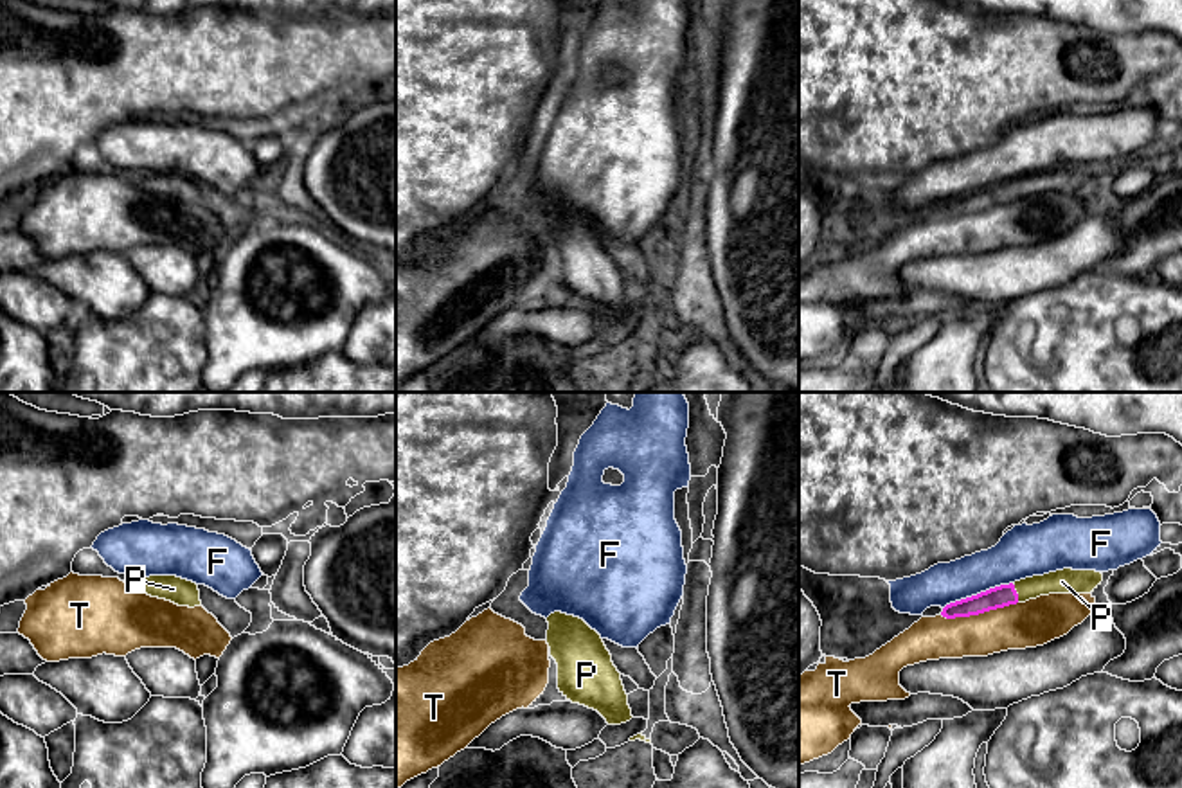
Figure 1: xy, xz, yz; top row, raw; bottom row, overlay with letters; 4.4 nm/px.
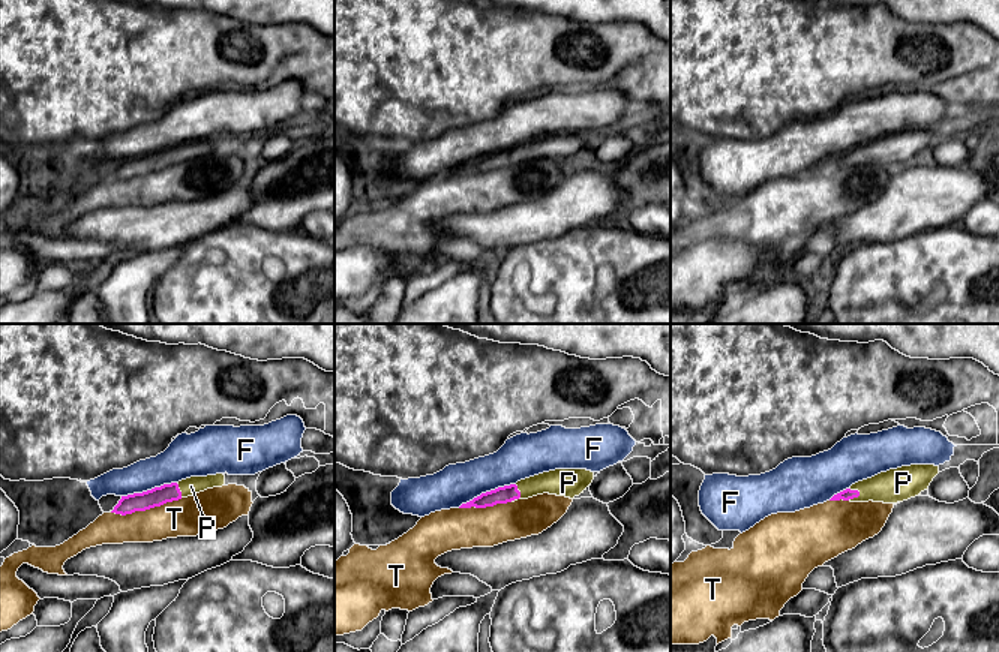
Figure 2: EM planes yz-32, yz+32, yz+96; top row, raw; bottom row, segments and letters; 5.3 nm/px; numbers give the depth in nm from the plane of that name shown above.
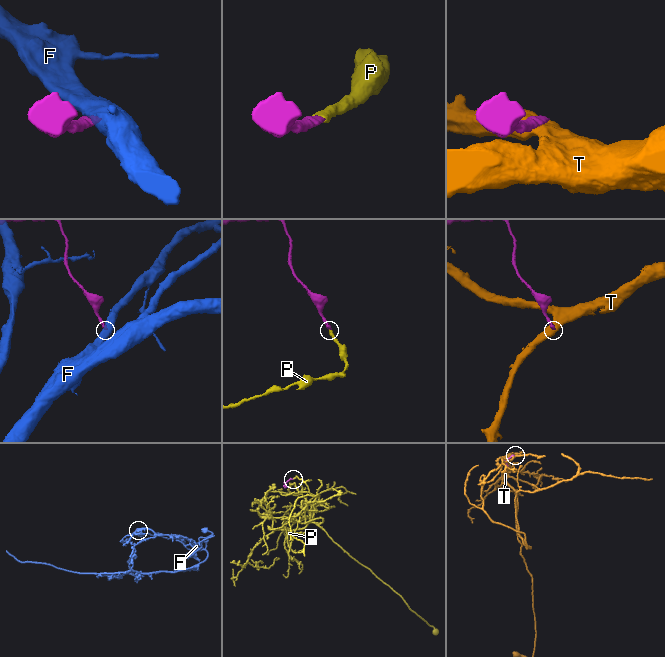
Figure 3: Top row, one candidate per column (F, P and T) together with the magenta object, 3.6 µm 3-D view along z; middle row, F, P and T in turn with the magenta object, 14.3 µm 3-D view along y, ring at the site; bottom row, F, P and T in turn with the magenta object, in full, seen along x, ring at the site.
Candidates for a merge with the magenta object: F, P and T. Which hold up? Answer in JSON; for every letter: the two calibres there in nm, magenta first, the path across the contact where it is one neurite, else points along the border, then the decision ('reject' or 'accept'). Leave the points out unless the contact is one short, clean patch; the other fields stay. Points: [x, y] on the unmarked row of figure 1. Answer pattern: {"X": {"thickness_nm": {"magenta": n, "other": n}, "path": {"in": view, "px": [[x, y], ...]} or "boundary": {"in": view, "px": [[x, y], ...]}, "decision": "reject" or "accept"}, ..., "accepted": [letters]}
{"F": {"thickness_nm": {"magenta": 100, "other": 200}, "boundary": {"in": "yz", "px": [[1011, 179], [950, 198], [943, 205]]}, "decision": "reject"}, "P": {"thickness_nm": {"magenta": 100, "other": 110}, "path": {"in": "yz", "px": [[1001, 193], [1015, 189], [1062, 179]]}, "decision": "accept"}, "T": {"thickness_nm": {"magenta": 100, "other": 200}, "decision": "reject"}, "accepted": ["P"]}

